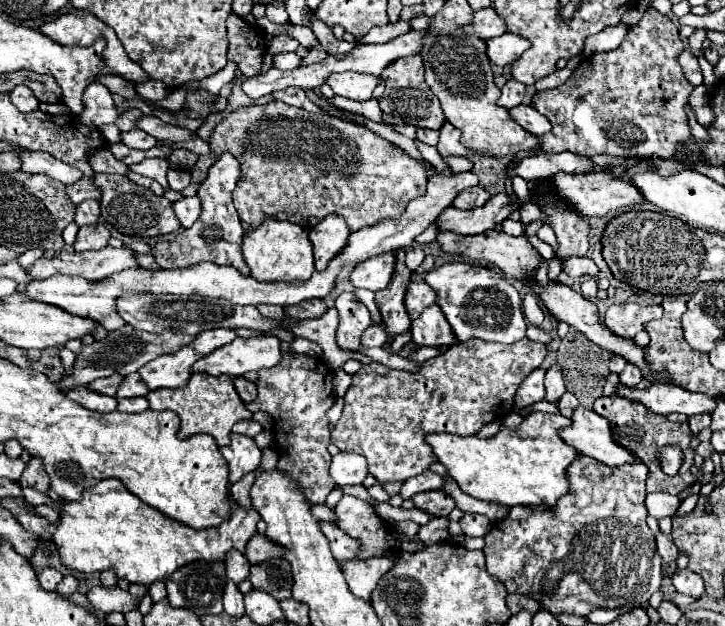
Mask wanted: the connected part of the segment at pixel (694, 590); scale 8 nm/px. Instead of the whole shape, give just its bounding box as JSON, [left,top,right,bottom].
[673,570,705,598]

